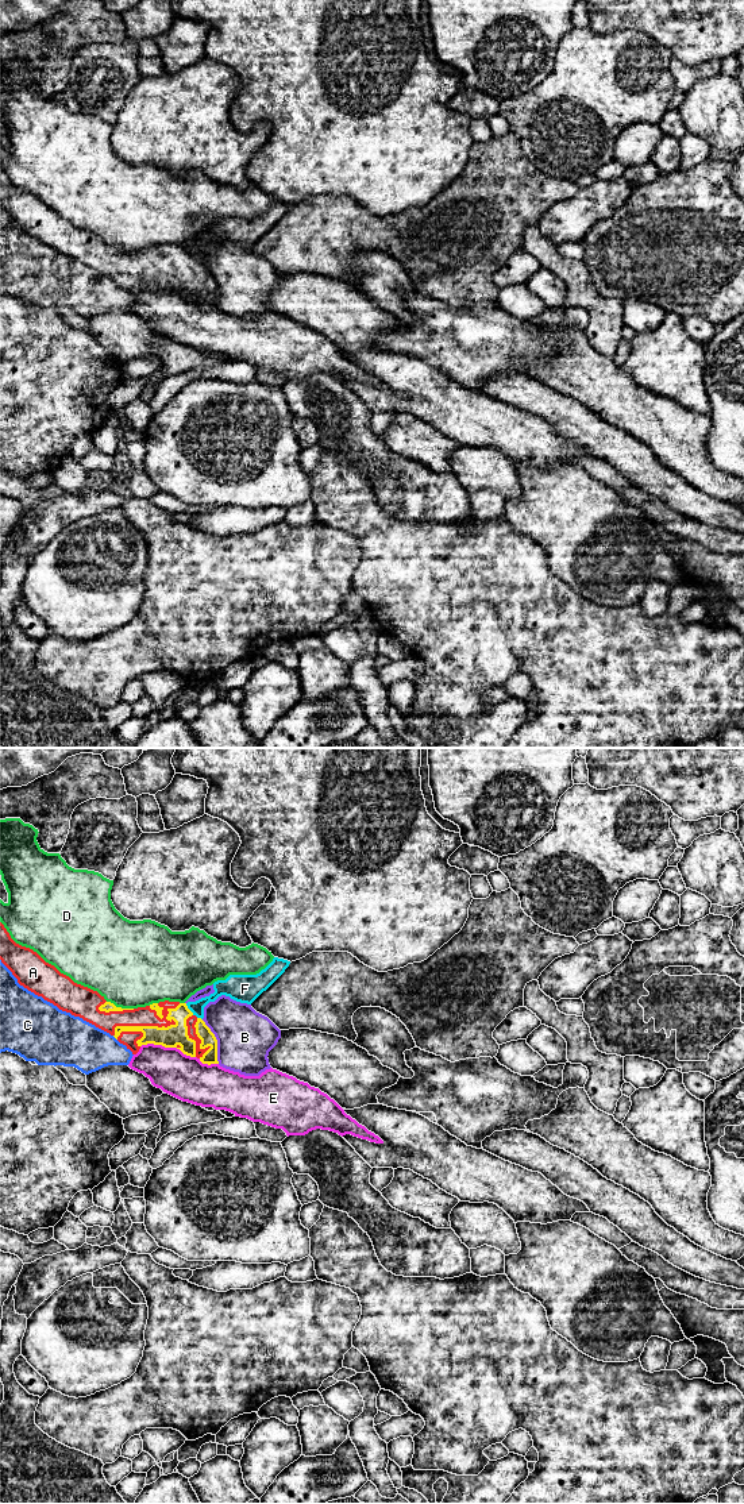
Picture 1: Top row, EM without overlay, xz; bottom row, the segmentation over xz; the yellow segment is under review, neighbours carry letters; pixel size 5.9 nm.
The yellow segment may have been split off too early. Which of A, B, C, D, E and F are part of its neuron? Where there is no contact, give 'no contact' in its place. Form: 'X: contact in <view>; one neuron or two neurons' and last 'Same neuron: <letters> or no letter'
A: contact in xz; one neuron
B: contact in xz; two neurons
C: contact in xz; two neurons
D: contact in xz; two neurons
E: contact in xz; two neurons
F: contact in xz; two neurons
Same neuron: A

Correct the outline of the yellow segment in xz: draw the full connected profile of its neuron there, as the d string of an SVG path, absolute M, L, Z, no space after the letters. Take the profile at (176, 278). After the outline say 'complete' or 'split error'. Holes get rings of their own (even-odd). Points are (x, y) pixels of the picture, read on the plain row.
M0 166L0 204L18 223L18 227L53 247L59 254L80 261L84 265L113 279L120 288L136 298L142 289L154 288L177 292L184 298L197 301L203 308L219 308L217 284L201 262L197 262L180 246L159 246L146 251L122 252L107 246L97 235L74 227L54 209L46 207L36 196L16 188Z | split error

